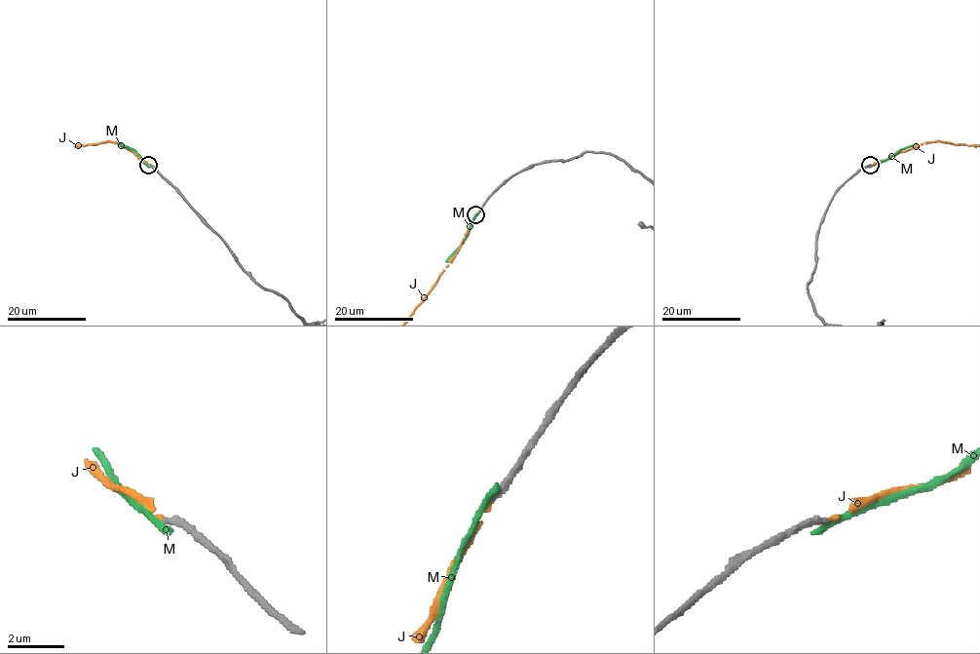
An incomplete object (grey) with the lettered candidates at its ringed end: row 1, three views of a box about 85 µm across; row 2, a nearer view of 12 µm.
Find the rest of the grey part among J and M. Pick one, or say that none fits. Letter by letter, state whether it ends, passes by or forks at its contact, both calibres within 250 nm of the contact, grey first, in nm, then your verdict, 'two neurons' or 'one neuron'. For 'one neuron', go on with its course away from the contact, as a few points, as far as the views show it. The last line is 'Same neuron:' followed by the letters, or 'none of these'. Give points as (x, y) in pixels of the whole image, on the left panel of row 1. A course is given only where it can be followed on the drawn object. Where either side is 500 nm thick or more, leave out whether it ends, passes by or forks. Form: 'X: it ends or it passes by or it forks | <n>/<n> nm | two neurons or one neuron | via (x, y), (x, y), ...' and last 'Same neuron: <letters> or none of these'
J: it ends | 260/130 nm | one neuron
M: it ends | 280/260 nm | two neurons
Same neuron: J

